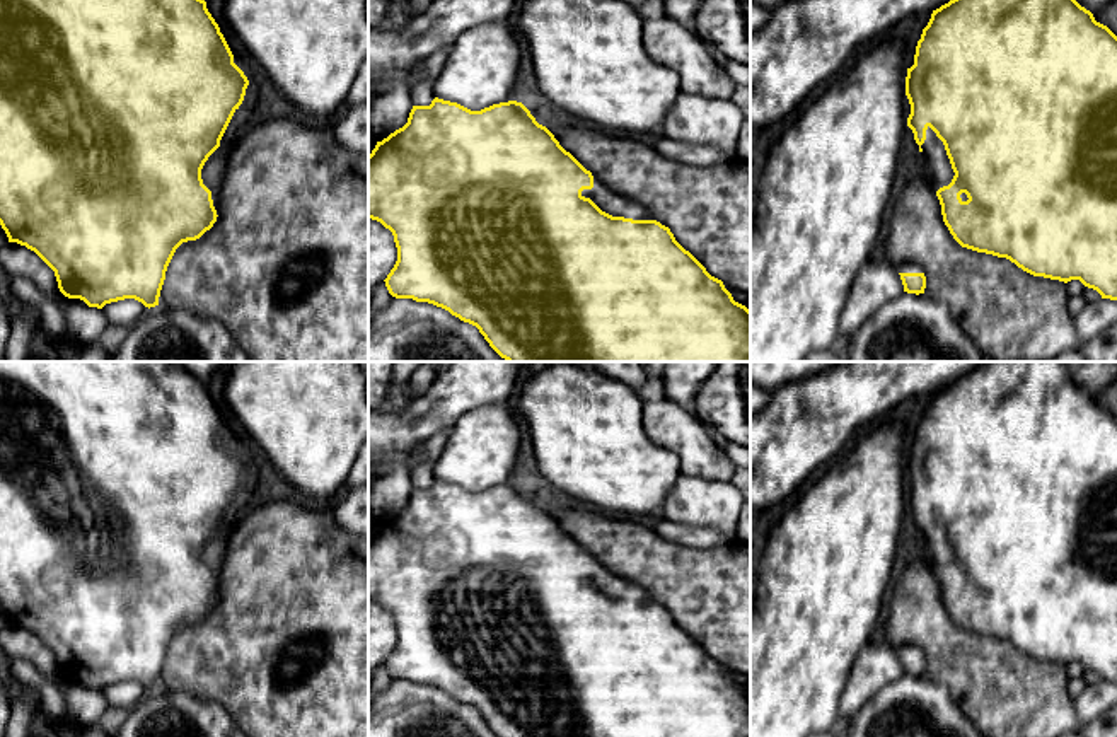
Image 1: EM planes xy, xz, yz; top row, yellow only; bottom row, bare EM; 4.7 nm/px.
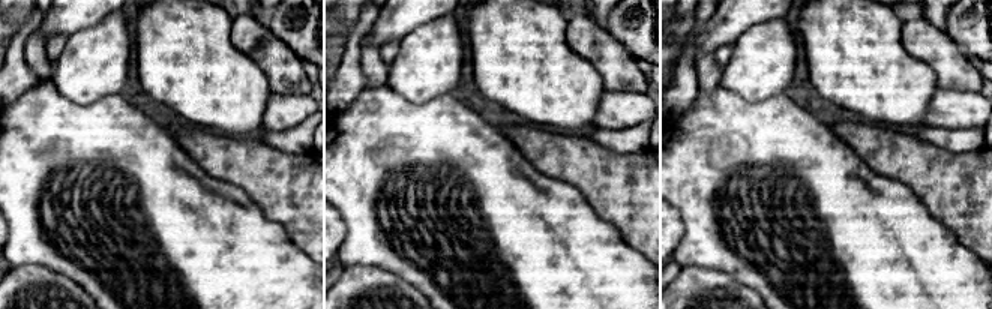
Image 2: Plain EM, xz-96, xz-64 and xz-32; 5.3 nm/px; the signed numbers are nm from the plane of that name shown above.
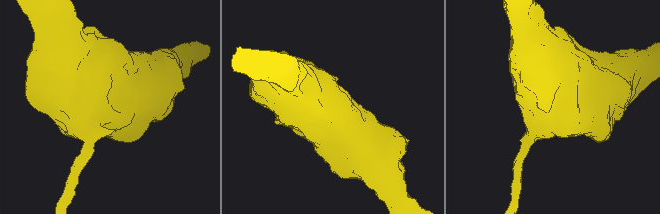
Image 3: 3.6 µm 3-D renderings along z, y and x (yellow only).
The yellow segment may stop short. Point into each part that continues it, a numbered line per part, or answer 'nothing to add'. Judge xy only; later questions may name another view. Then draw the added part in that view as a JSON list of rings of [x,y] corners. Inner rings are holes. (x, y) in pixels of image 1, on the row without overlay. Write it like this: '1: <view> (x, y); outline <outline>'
1: xy (214, 553); outline [[[249,466],[242,486],[235,491],[222,522],[220,529],[208,539],[201,551],[203,566],[211,573],[213,589],[217,597],[220,594],[220,573],[227,556],[227,541],[239,517],[256,505],[256,483],[258,474]]]

